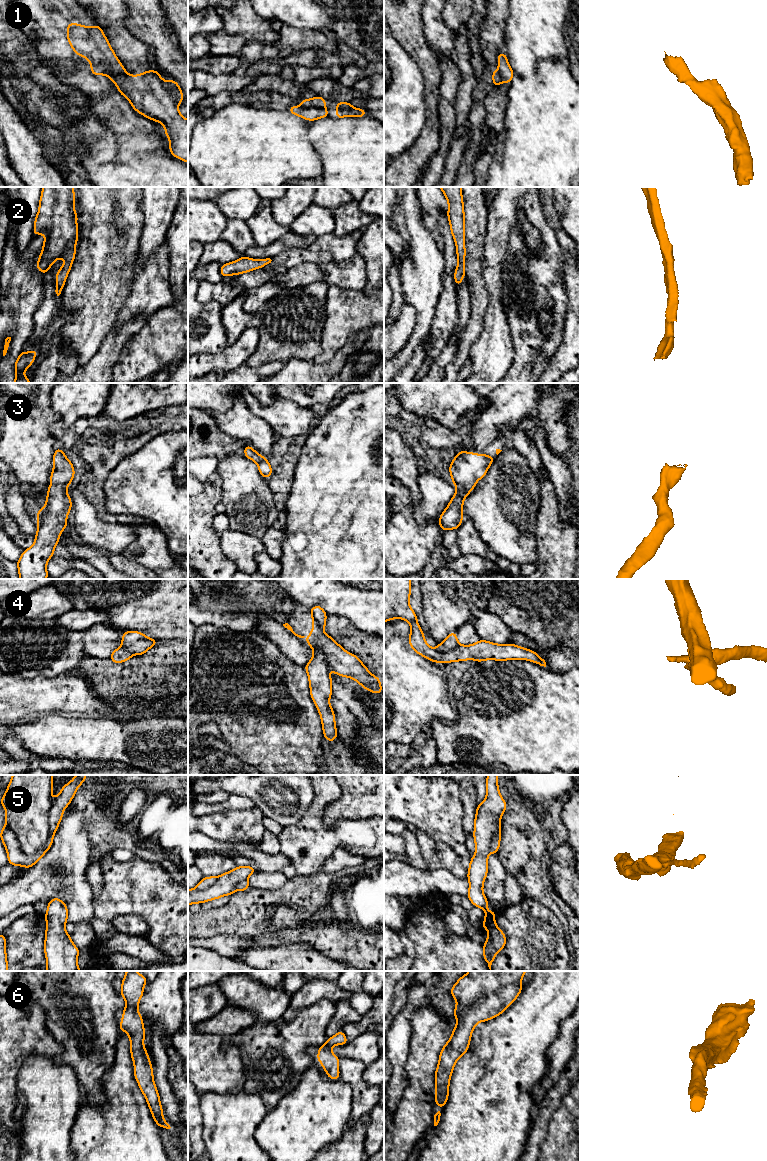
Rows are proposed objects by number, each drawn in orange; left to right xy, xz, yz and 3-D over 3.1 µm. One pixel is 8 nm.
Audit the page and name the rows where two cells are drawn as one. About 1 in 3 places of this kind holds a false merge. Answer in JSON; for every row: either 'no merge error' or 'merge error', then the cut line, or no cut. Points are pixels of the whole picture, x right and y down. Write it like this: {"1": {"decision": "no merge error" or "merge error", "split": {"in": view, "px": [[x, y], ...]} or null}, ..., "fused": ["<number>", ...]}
{"1": {"decision": "merge error", "split": {"in": "xz", "px": [[300, 105], [325, 109]]}}, "2": {"decision": "no merge error", "split": null}, "3": {"decision": "no merge error", "split": null}, "4": {"decision": "merge error", "split": {"in": "xz", "px": [[312, 646], [317, 646], [323, 652], [329, 667]]}}, "5": {"decision": "merge error", "split": {"in": "xy", "px": [[52, 800], [46, 847], [43, 851], [26, 855]]}}, "6": {"decision": "no merge error", "split": null}, "fused": ["1", "4", "5"]}

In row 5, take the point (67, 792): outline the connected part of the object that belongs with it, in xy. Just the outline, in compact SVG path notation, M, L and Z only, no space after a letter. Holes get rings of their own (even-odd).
M76 775L70 782L61 788L59 795L52 800L48 819L50 836L46 844L45 852L48 852L52 846L54 834L62 820L64 810L71 803L77 789L82 785L86 777L87 775Z

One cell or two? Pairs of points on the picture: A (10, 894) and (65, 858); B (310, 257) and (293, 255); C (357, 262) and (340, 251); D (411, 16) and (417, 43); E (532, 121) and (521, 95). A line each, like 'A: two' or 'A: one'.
A: one
B: one
C: two
D: one
E: one

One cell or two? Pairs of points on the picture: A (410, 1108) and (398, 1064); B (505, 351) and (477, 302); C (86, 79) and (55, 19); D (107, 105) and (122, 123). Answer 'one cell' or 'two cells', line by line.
A: two cells
B: two cells
C: one cell
D: one cell

